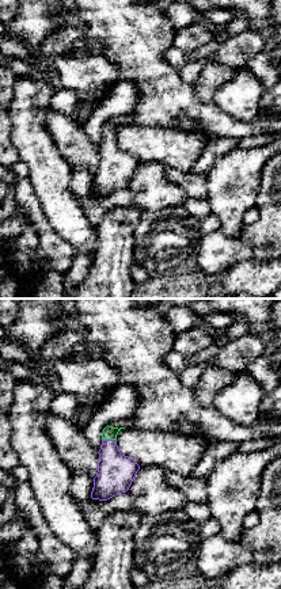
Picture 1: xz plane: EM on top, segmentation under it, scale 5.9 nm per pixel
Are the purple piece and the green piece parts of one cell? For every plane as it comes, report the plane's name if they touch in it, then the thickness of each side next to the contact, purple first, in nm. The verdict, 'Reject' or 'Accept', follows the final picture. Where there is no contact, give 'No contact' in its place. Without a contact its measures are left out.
Touches purple in xz. Thickness 220 nm (purple) against 80 nm

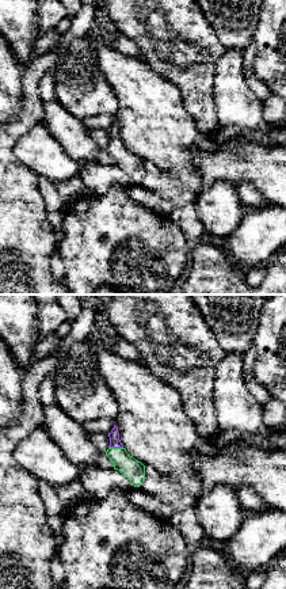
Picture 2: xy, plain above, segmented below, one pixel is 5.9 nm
Touches purple in xy. Thickness 60 nm (purple) against 120 nm

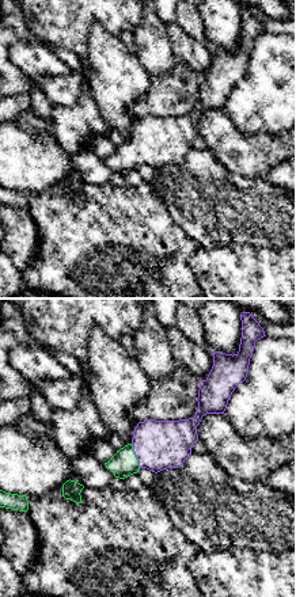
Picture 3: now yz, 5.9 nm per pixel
Touches purple in yz. Thickness 300 nm (purple) against 160 nm

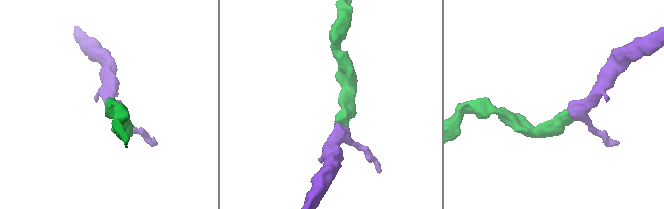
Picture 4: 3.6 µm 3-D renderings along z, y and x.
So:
Accept

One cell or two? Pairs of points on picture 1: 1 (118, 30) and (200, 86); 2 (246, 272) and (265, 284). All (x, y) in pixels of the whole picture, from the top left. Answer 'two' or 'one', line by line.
1: two
2: one

